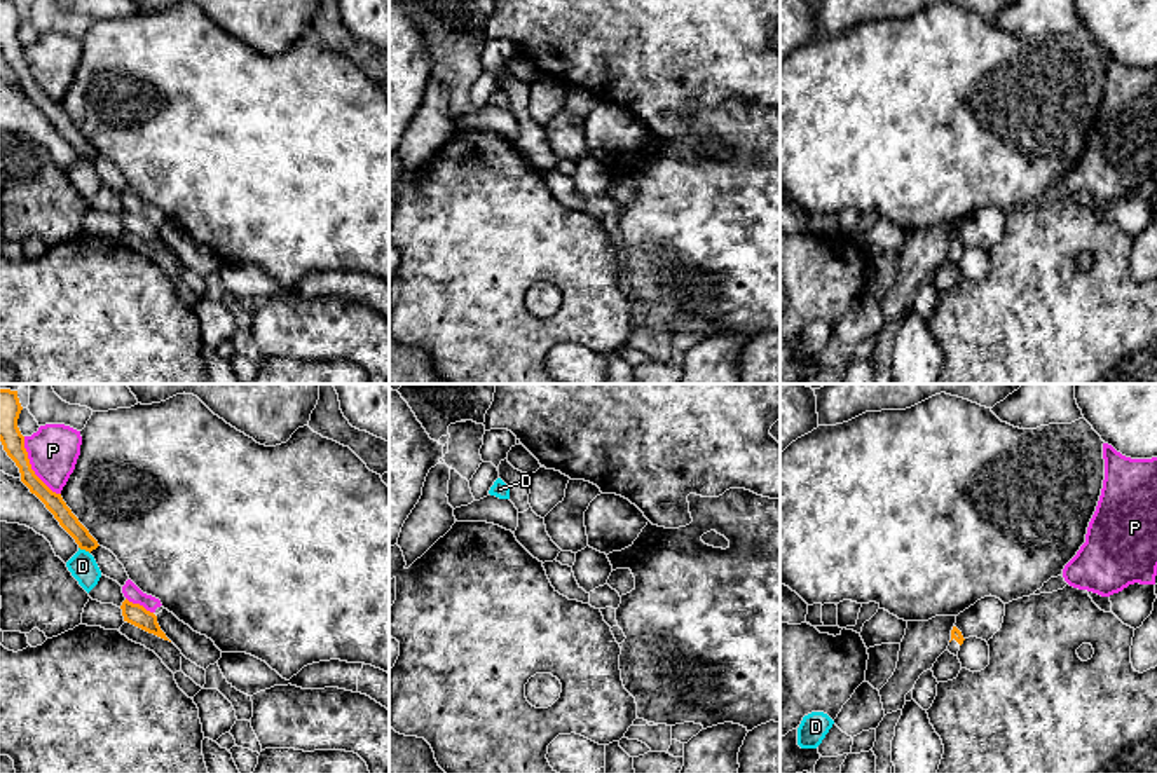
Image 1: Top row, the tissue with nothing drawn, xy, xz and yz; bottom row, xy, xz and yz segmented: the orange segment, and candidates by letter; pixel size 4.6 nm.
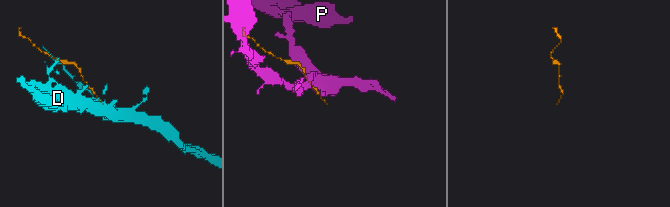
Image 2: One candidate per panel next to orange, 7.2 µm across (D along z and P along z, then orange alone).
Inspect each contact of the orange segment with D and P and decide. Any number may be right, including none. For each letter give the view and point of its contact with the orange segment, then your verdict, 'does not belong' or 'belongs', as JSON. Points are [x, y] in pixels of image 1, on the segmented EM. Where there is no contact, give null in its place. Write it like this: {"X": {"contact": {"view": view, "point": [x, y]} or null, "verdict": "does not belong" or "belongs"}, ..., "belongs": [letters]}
{"D": {"contact": {"view": "xy", "point": [84, 548]}, "verdict": "does not belong"}, "P": {"contact": {"view": "xy", "point": [30, 468]}, "verdict": "does not belong"}, "belongs": []}

